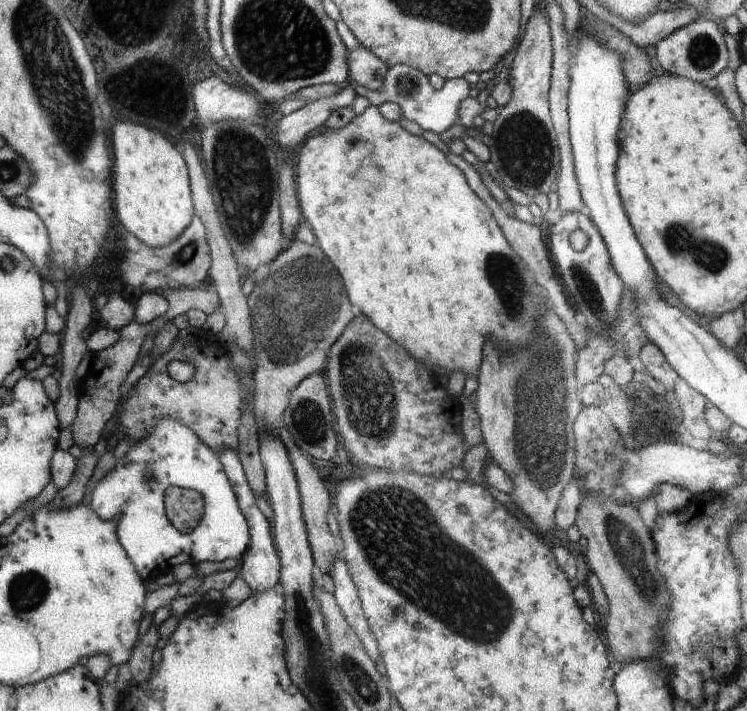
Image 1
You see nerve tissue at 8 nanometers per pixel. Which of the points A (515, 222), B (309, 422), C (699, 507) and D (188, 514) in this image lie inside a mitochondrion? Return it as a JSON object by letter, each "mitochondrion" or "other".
{"A":"other","B":"mitochondrion","C":"other","D":"mitochondrion"}

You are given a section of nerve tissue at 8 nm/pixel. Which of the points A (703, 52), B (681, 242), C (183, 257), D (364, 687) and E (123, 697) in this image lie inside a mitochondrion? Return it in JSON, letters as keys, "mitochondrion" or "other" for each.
{"A":"mitochondrion","B":"mitochondrion","C":"mitochondrion","D":"mitochondrion","E":"other"}

